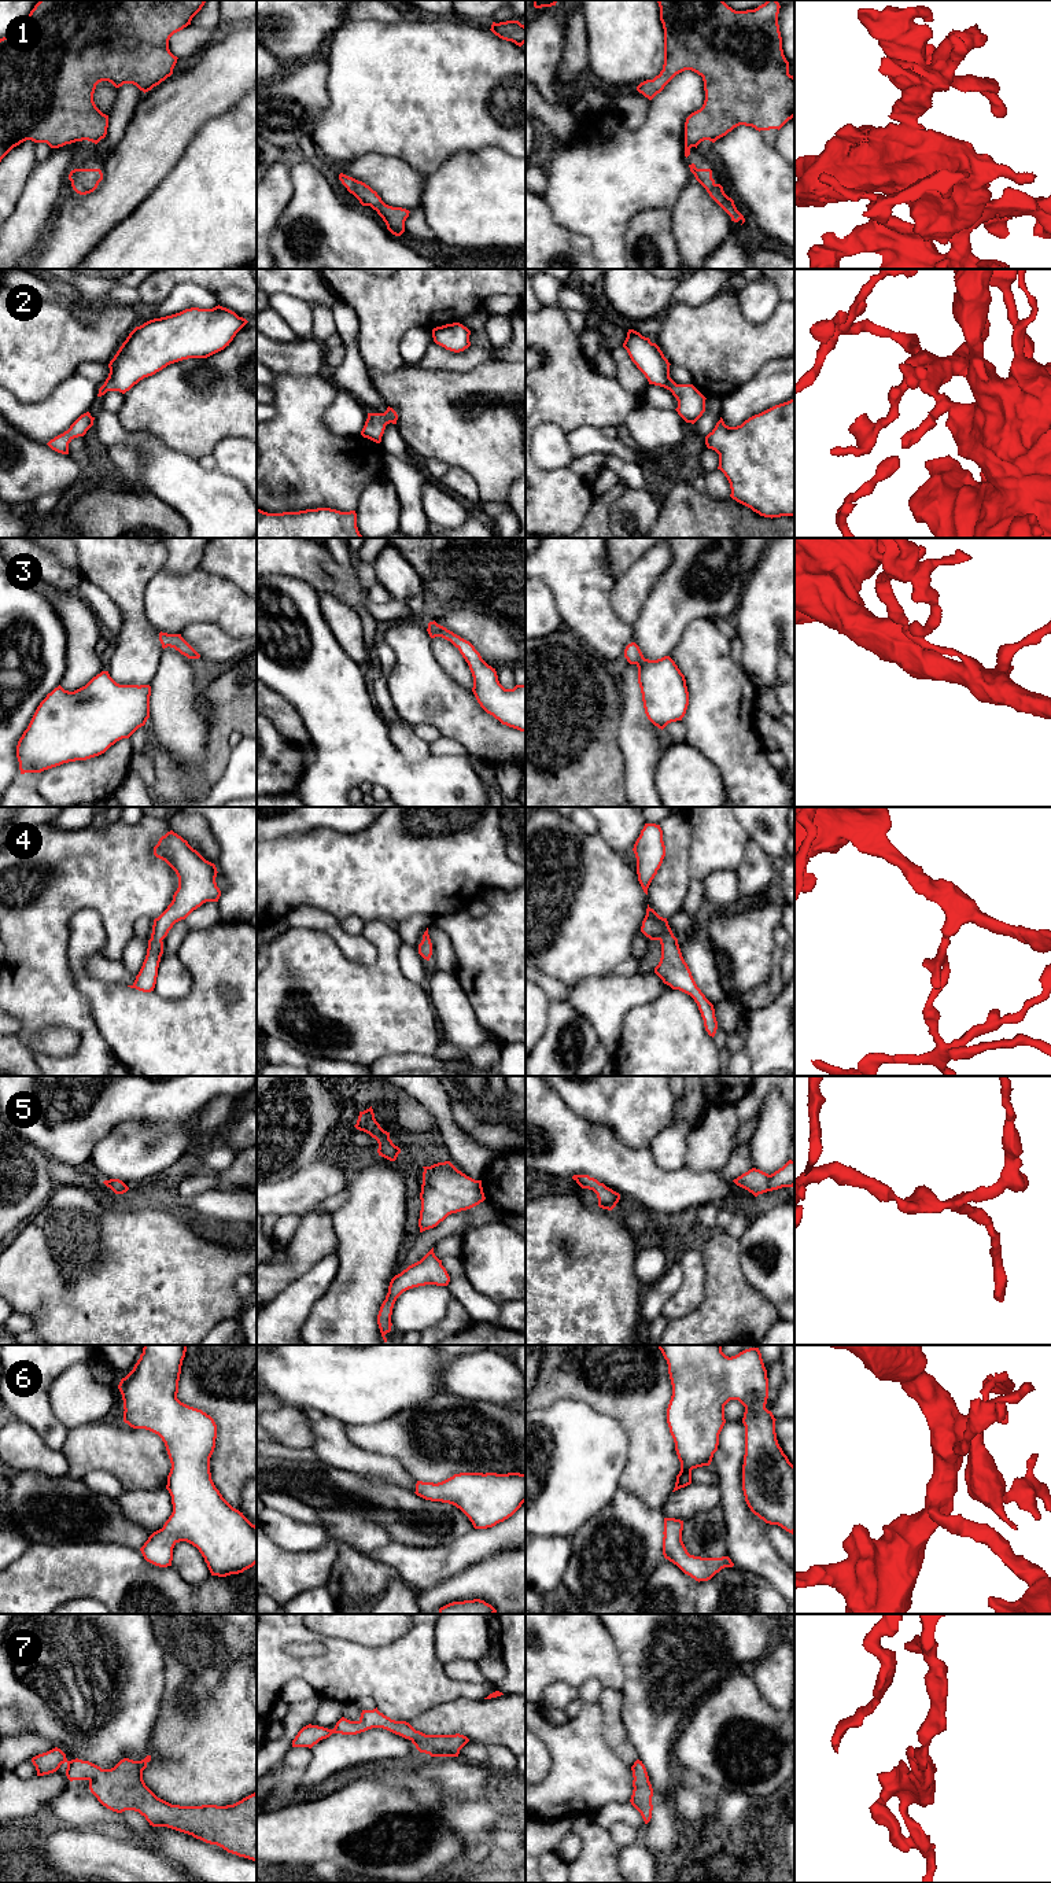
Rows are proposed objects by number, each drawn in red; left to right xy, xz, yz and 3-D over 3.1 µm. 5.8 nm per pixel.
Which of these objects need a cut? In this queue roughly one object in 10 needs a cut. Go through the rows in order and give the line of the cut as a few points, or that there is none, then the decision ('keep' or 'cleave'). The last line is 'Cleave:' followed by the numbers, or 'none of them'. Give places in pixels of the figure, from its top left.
1: no cut | keep
2: no cut | keep
3: no cut | keep
4: no cut | keep
5: no cut | keep
6: no cut | keep
7: no cut | keep
Cleave: none of them

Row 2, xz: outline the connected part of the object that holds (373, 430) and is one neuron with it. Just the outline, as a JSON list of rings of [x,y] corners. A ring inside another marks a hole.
[[[390,406],[384,413],[368,413],[368,419],[361,431],[361,435],[376,443],[380,443],[386,425],[390,423],[397,424],[397,420],[398,420],[398,414]]]

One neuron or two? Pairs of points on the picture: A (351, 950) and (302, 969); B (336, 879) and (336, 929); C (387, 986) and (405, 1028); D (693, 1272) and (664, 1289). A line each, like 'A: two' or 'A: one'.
A: two
B: two
C: one
D: two

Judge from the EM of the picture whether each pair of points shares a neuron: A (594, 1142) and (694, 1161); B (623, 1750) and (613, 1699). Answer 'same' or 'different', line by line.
A: different
B: same

